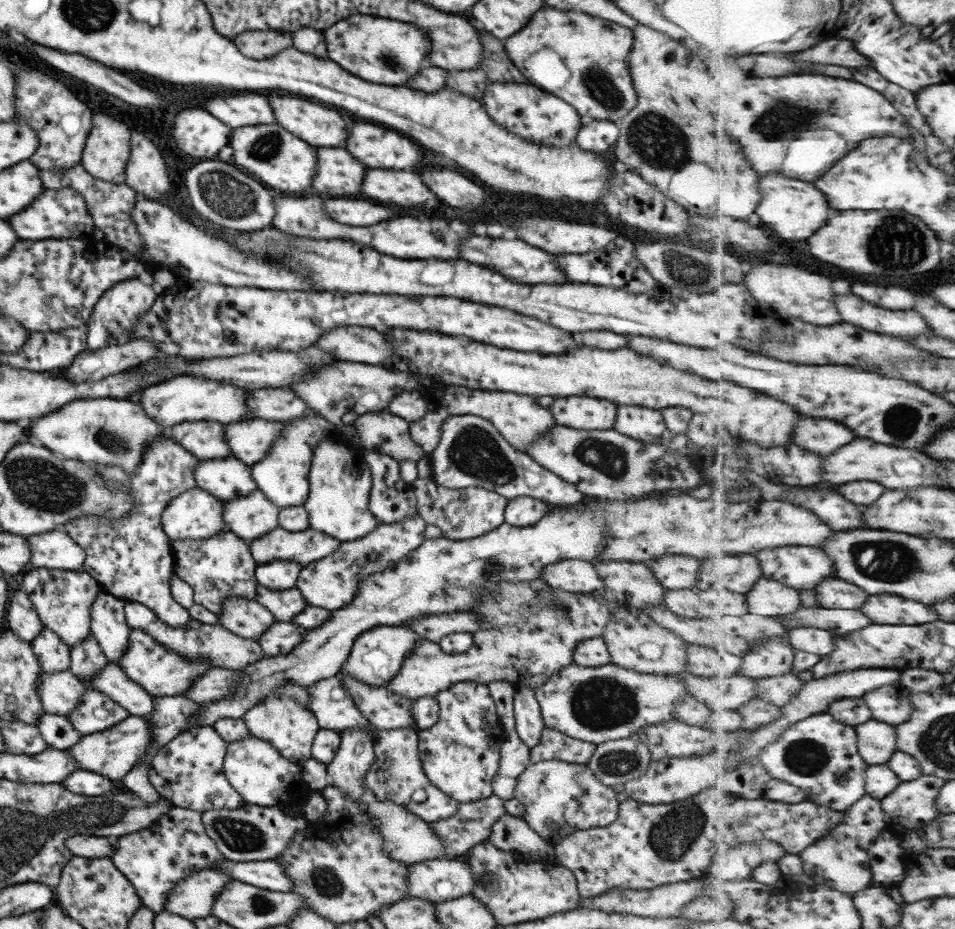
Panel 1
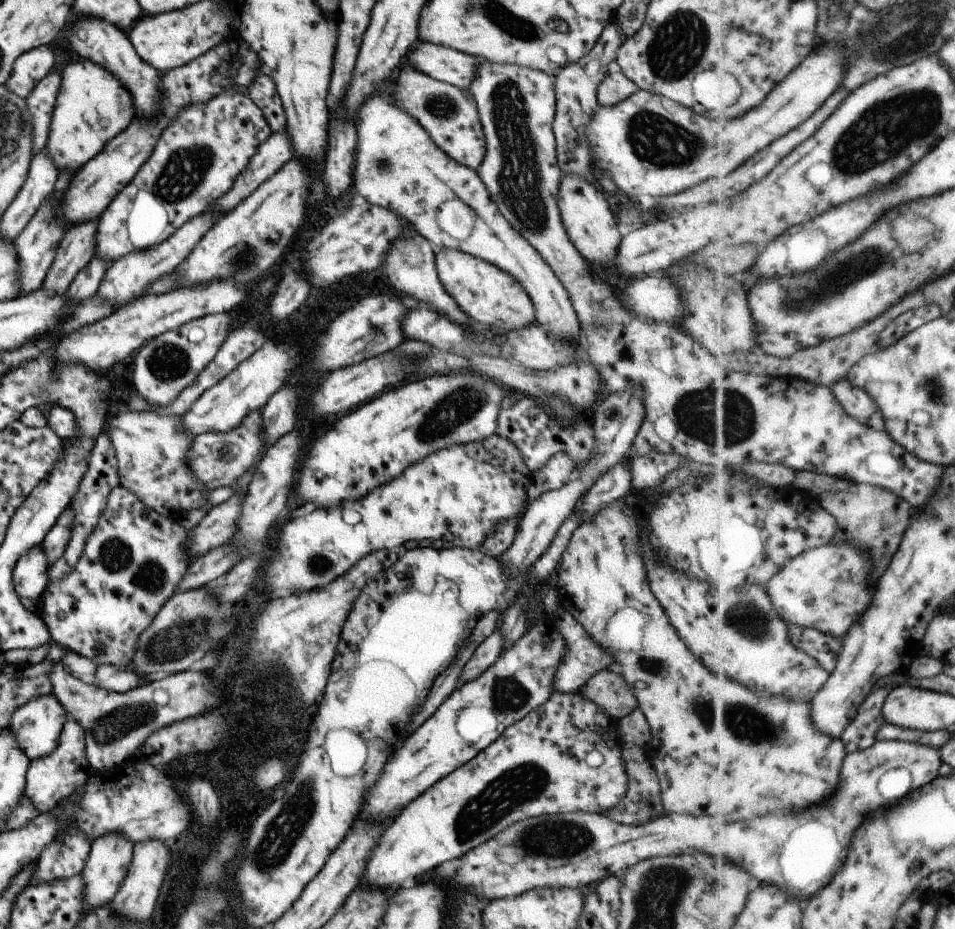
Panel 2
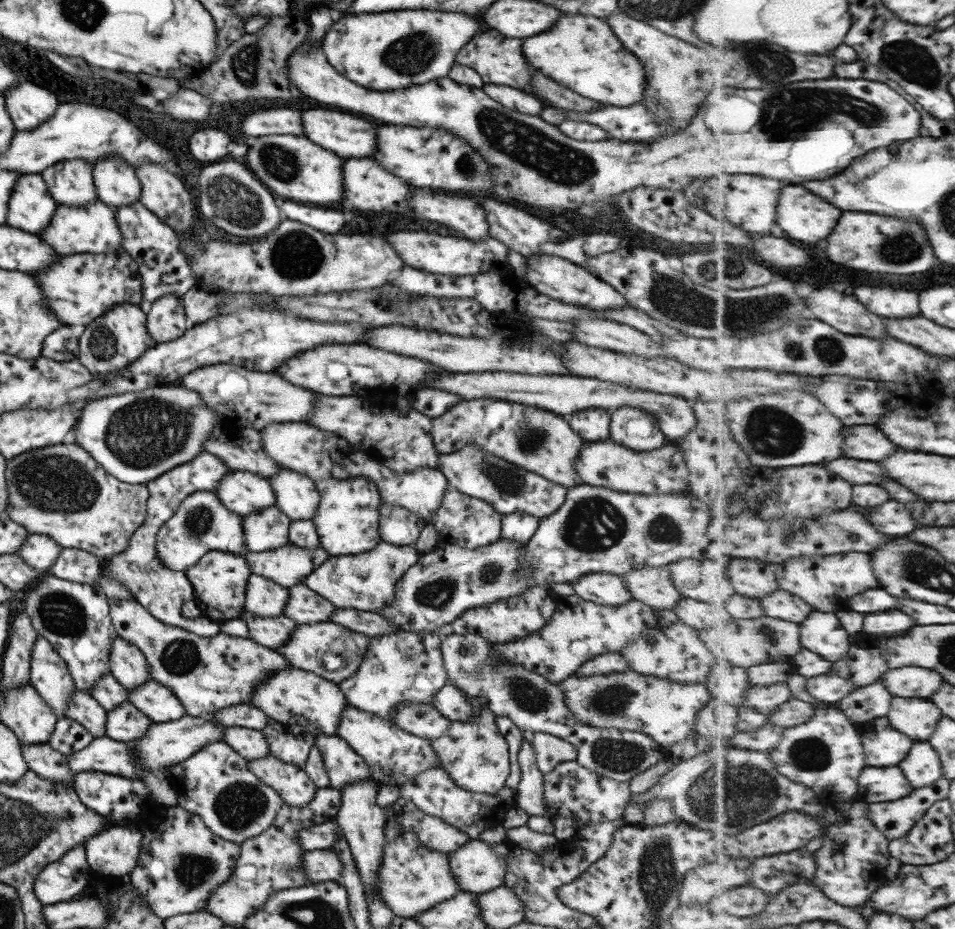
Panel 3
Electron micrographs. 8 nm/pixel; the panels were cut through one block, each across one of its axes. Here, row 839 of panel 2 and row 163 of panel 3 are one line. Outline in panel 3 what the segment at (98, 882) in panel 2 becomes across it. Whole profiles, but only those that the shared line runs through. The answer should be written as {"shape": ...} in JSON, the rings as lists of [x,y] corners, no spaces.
{"shape":[[[107,156],[92,165],[92,181],[99,199],[105,206],[129,206],[139,201],[141,194],[134,169],[119,156]]]}

